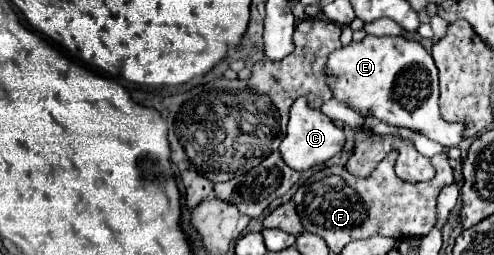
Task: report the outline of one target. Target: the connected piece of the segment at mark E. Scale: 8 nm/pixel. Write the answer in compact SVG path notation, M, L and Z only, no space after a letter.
M374 37L352 41L328 55L326 83L332 95L362 117L376 117L392 127L408 127L422 135L456 147L464 139L464 123L446 123L438 113L438 69L432 55L414 39Z

